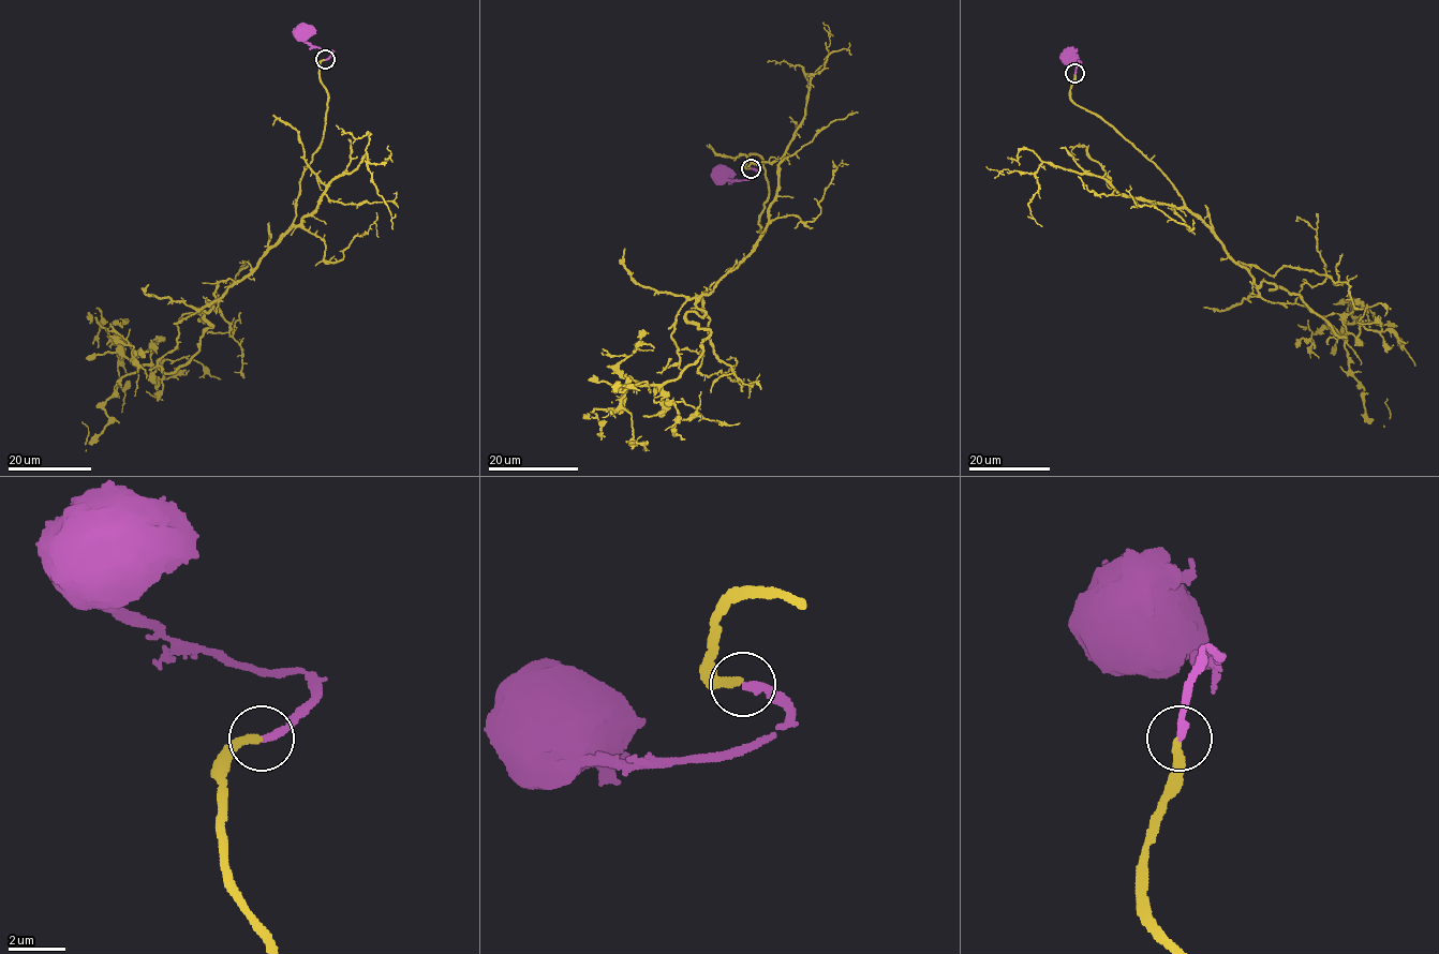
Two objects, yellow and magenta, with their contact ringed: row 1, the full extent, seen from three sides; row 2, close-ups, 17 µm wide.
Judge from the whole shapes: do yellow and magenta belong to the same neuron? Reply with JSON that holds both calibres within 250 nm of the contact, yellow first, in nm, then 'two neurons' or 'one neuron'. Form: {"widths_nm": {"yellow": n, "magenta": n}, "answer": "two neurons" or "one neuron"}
{"widths_nm": {"yellow": 240, "magenta": 280}, "answer": "two neurons"}

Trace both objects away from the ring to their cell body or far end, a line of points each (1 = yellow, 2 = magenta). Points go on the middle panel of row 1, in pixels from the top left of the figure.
1: (751, 168), (754, 153), (763, 235), (686, 314), (710, 331), (699, 358), (621, 385), (603, 417)
2: (751, 168), (758, 174), (747, 179), (721, 179), (721, 174)

